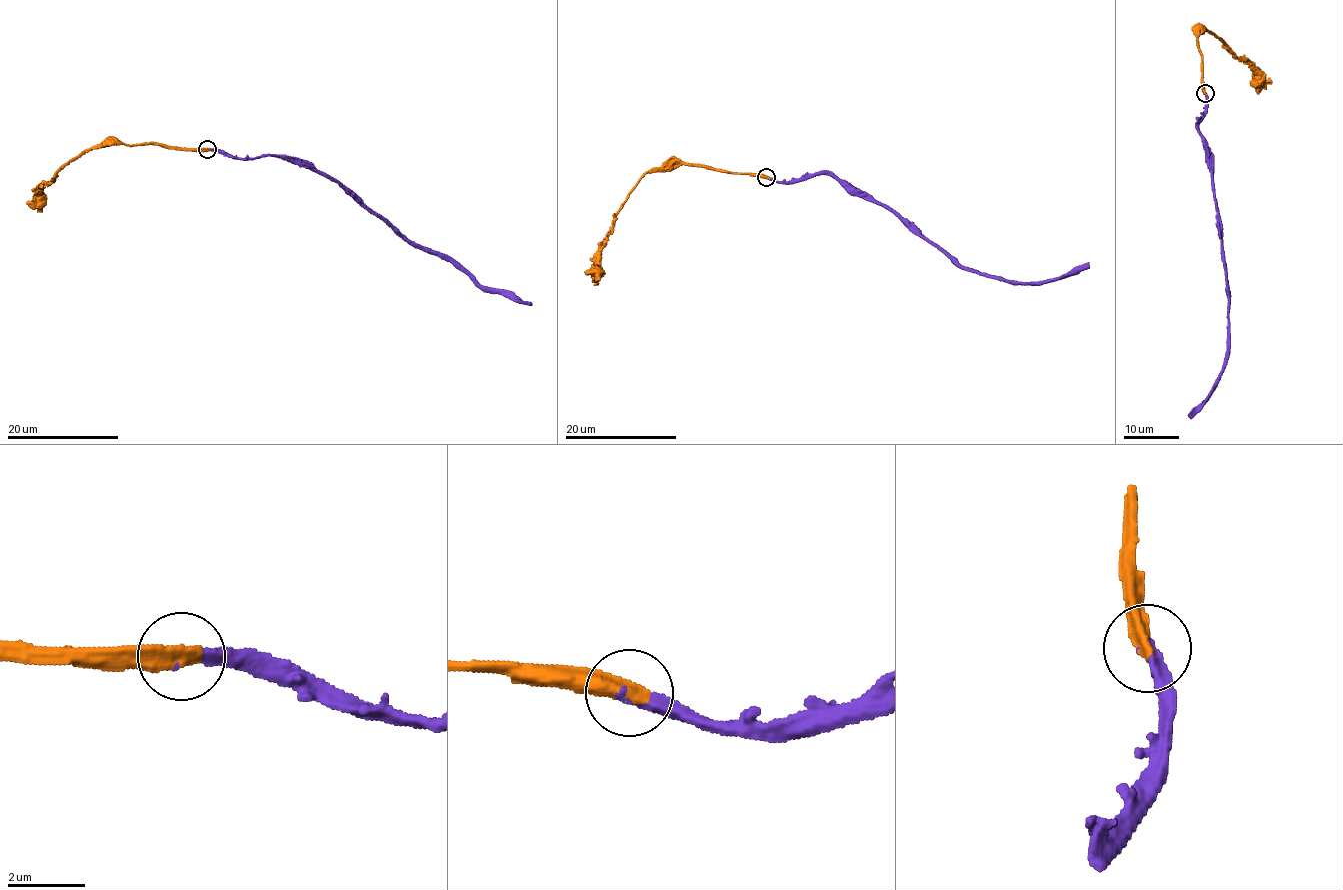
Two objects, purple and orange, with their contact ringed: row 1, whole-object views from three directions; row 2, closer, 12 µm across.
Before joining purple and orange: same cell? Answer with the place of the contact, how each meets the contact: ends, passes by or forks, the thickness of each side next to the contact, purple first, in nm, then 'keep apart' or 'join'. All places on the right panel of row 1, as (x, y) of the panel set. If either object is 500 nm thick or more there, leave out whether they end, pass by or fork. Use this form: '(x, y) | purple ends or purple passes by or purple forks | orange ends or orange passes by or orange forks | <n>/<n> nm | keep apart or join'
(1205, 93) | 260/500 nm | join

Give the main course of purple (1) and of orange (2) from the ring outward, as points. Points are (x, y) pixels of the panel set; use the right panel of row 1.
1: (1204, 92), (1207, 106), (1198, 132), (1206, 150), (1229, 307), (1228, 358), (1208, 398), (1188, 414)
2: (1204, 92), (1198, 39), (1200, 25), (1228, 45), (1231, 54), (1250, 66), (1255, 74), (1255, 88), (1260, 91)

